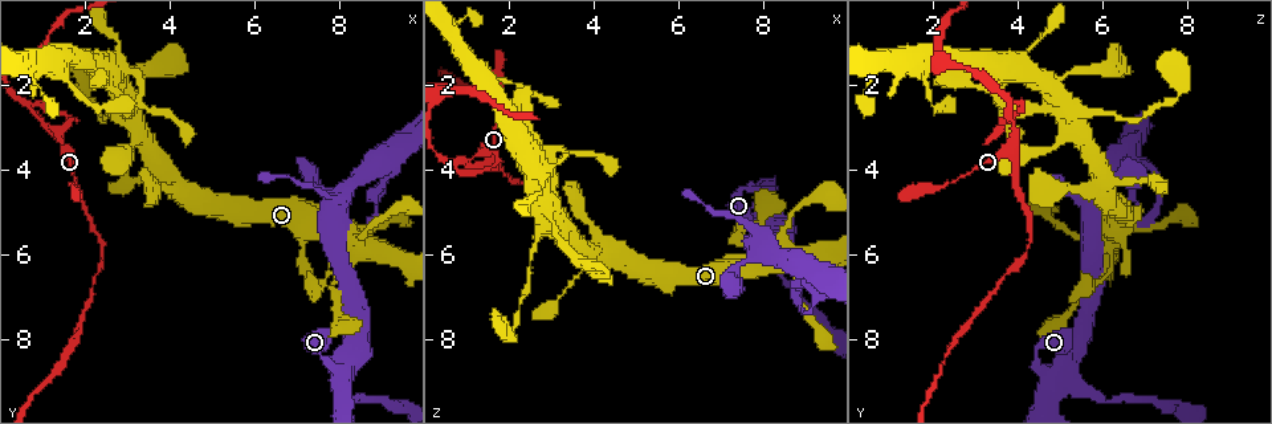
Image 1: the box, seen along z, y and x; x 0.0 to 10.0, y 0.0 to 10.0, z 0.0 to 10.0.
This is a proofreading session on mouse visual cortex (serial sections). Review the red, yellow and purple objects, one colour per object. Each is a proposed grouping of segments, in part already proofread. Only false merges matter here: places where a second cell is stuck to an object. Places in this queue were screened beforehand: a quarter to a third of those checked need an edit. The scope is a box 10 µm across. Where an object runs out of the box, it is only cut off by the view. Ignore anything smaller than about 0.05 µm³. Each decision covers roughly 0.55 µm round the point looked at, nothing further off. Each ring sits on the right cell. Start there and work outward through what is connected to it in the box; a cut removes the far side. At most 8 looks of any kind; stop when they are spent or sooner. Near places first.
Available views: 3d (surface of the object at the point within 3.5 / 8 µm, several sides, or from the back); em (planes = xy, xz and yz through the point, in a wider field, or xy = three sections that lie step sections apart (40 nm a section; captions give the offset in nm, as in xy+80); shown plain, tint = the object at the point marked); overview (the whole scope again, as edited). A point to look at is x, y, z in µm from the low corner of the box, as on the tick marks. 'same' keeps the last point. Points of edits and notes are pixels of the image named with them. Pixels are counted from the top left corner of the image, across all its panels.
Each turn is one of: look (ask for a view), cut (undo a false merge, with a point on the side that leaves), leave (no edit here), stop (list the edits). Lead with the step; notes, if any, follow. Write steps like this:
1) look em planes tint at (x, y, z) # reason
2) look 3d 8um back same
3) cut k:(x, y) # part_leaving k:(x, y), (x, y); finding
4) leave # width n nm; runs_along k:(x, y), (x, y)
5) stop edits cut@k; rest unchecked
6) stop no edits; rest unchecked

look 3d 3.5um at (1.15, 3.00, 4.00) # a fork

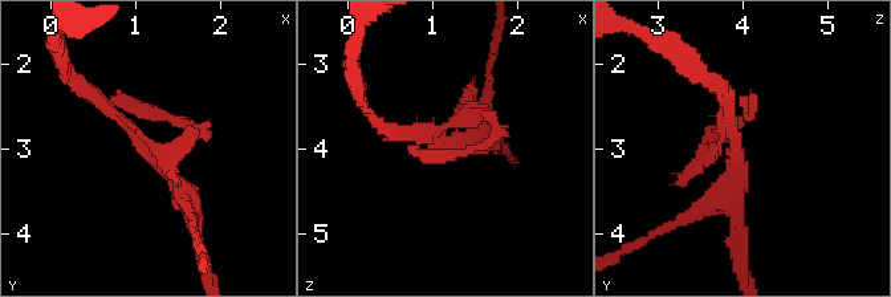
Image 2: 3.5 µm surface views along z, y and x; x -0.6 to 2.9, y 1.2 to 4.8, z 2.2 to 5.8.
cut 2:(188, 123) # two cells meet here

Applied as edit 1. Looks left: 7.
look overview # see it whole again

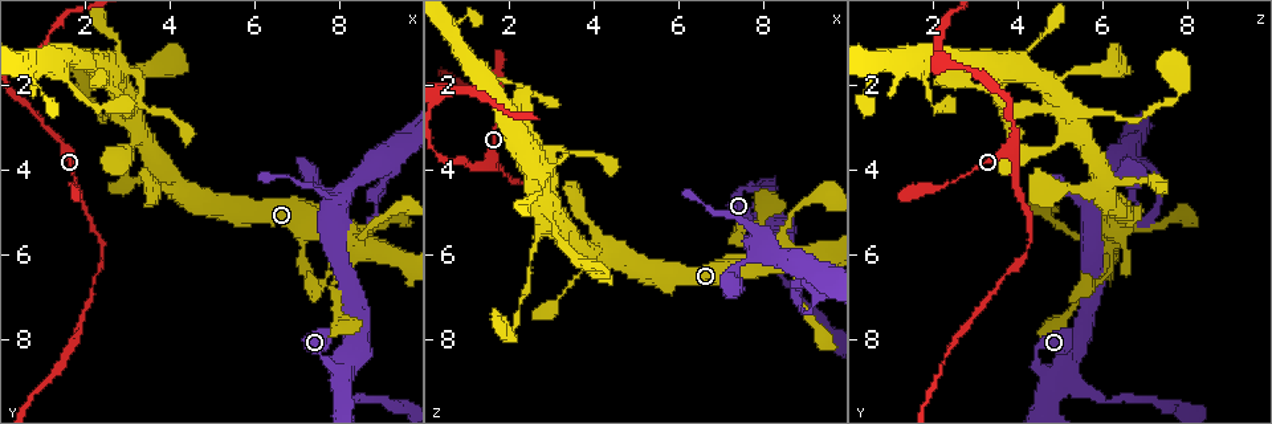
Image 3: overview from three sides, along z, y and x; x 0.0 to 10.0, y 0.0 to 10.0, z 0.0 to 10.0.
look 3d 3.5um at (2.60, 2.65, 6.00) # sudden change in width

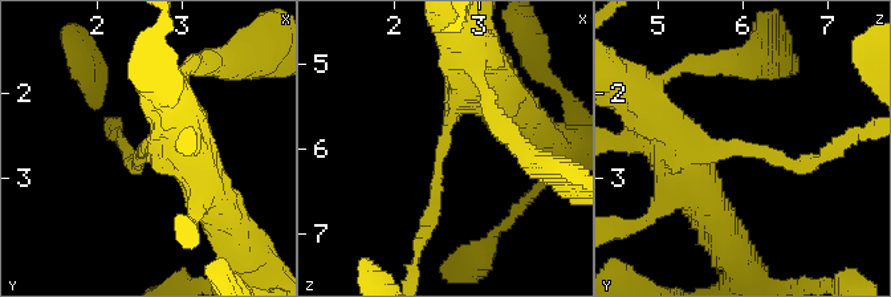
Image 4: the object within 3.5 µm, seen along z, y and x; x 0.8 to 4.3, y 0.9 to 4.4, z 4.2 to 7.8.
look em xy step 5 tint at (2.55, 2.60, 6.00) # need the tissue

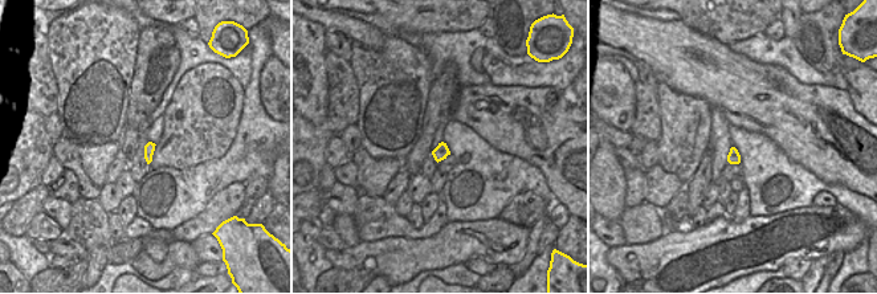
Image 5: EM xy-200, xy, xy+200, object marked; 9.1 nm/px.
leave # runs_along 4:(487, 82), (451, 116), (430, 224); continuous, no second cell

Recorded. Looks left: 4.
look 3d 3.5um at (3.05, 2.45, 3.55) # abrupt turn

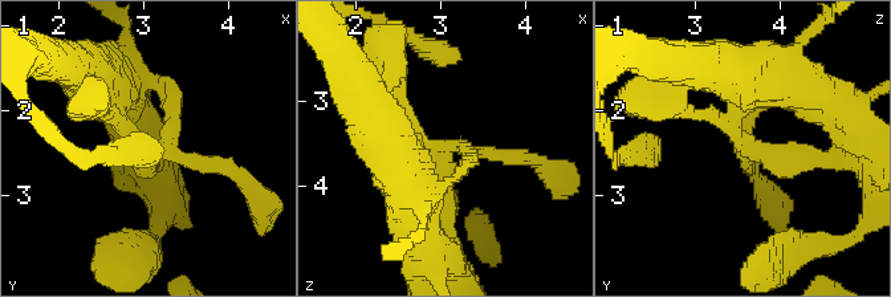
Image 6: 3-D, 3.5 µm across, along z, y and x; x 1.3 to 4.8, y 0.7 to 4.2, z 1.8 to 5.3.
look em xy step 3 tint at (3.10, 2.50, 3.55) # arm_widths 200, 250 nm

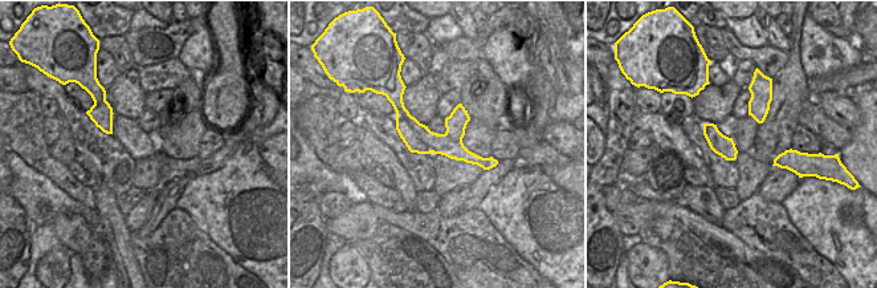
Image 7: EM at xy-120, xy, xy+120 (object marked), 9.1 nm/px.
look em planes tint same

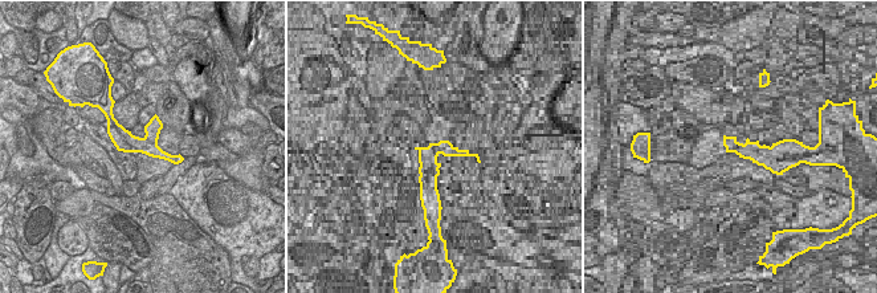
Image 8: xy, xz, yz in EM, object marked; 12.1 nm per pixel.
leave # runs_along 6:(448, 232), (444, 150), (531, 158); one cell here

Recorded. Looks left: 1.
stop edits cut@2; rest unchecked

